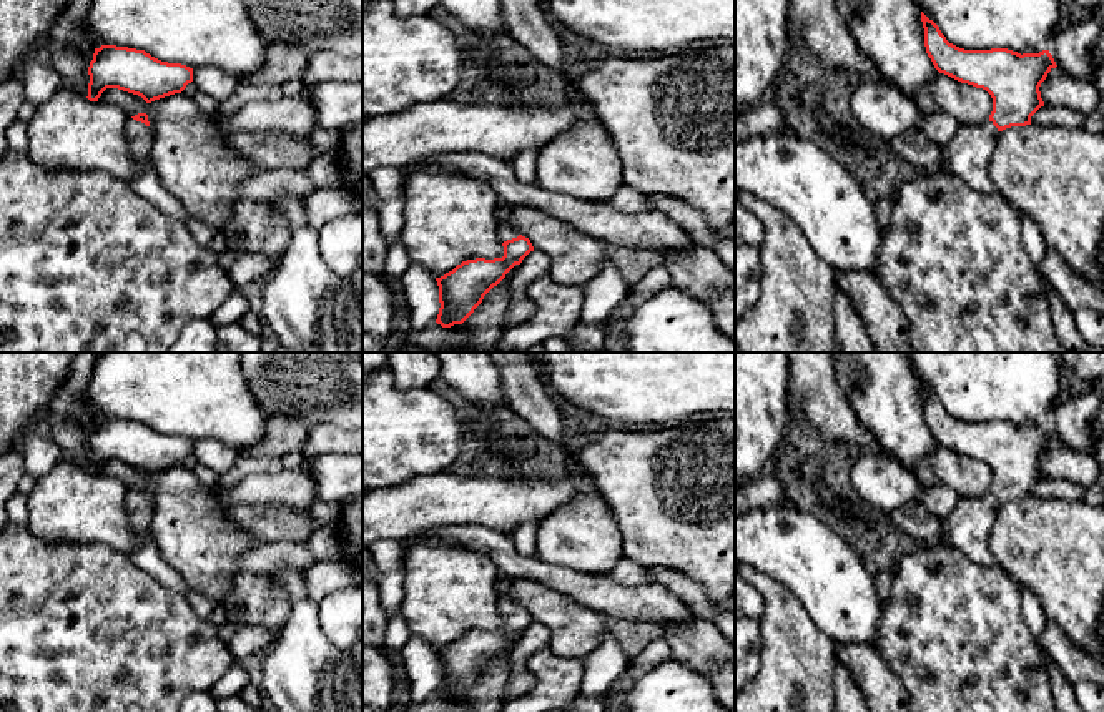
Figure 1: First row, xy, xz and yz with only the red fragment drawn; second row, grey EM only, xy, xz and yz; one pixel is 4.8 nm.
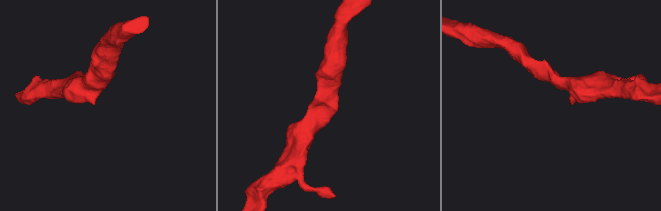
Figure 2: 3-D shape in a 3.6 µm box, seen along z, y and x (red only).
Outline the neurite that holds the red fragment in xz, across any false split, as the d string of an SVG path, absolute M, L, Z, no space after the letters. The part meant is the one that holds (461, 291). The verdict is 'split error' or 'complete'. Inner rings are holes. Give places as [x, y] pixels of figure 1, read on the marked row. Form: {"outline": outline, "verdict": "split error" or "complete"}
{"outline": "M497 201L495 218L497 236L504 246L502 258L467 260L444 276L436 278L441 303L436 323L442 328L462 324L482 303L484 296L534 251L530 240L510 226L510 208L505 201Z", "verdict": "split error"}

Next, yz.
{"outline": "M921 12L924 28L924 47L934 68L961 83L986 90L993 98L993 111L983 125L959 125L949 143L941 146L944 170L959 176L981 193L999 193L989 176L989 160L998 135L1011 126L1031 125L1031 116L1044 106L1039 87L1047 73L1056 68L1049 50L1039 53L1018 53L1008 48L964 50L946 40L939 27Z", "verdict": "split error"}

